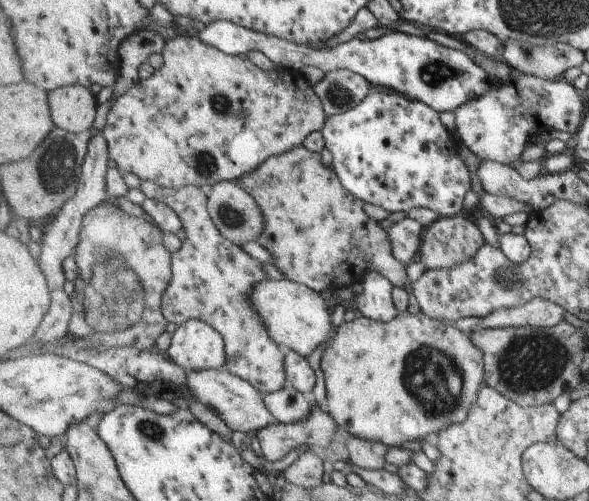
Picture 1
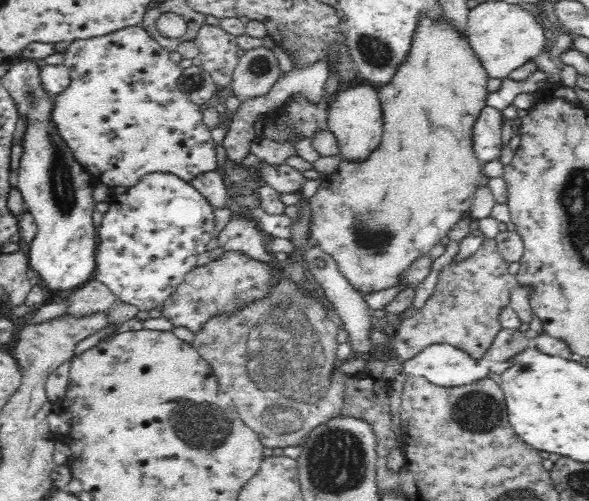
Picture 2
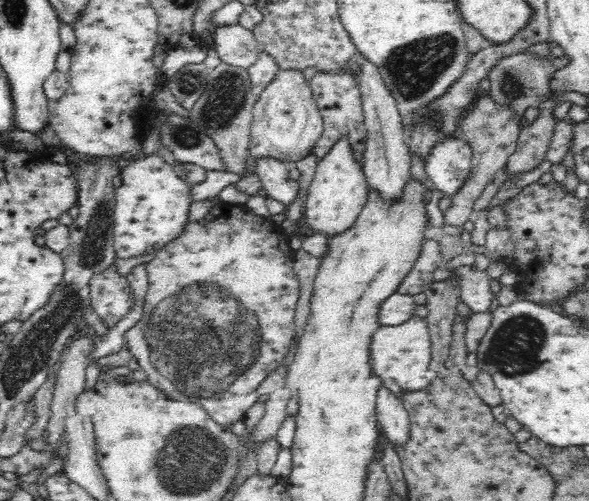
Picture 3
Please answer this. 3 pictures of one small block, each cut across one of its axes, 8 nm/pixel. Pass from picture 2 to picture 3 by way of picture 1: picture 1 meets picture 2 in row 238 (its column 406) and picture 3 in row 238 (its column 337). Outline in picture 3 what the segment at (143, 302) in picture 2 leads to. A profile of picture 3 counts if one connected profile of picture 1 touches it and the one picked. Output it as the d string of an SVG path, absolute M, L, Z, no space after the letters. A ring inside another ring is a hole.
M147 154L130 162L120 175L122 183L115 192L115 256L128 259L146 252L154 253L174 240L188 221L188 208L193 203L190 185L158 154Z

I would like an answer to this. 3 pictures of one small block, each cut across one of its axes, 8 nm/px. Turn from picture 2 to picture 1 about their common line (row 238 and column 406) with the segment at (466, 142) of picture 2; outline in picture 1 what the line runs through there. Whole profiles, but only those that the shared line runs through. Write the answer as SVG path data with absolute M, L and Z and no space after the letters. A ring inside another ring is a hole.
M423 312L409 314L400 313L392 321L376 321L362 315L354 318L352 321L342 322L337 328L332 341L327 344L320 361L320 368L324 375L326 395L326 410L337 421L339 427L348 431L355 437L364 438L372 441L381 441L386 445L396 446L398 448L411 447L416 444L420 438L432 439L440 430L447 428L455 423L462 423L468 419L473 403L476 403L477 395L485 386L484 352L473 344L470 336L452 328L445 326L443 322L429 317Z

